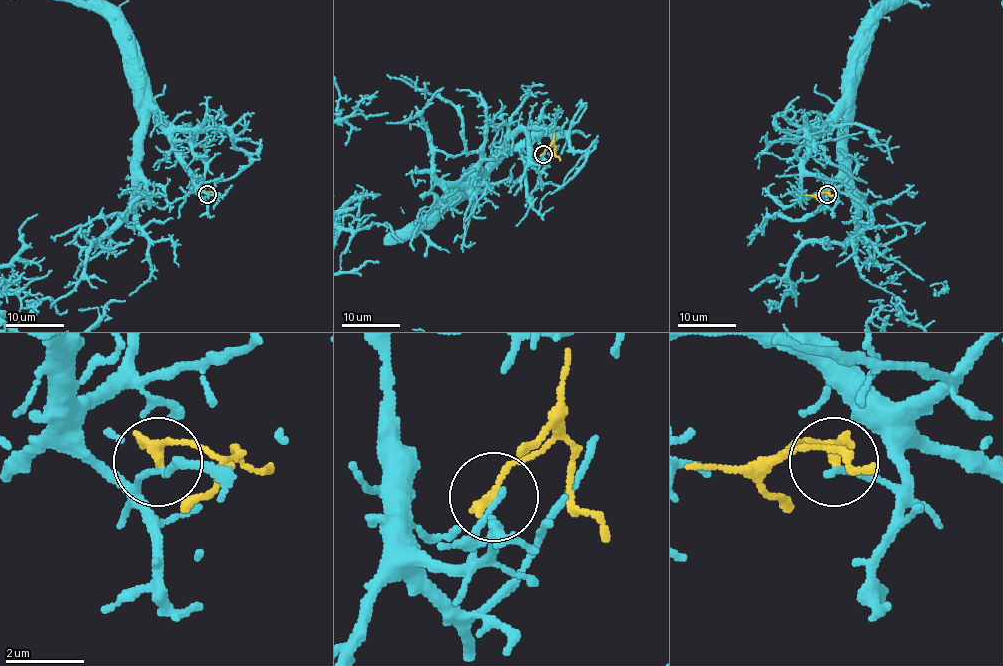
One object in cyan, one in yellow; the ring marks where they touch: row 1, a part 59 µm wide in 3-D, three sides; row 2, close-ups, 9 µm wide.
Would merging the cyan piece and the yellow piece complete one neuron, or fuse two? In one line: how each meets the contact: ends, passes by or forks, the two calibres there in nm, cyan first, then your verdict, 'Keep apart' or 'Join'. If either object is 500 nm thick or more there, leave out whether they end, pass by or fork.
At the ring cyan ends. At the ring yellow ends. Thickness 140 nm (cyan) against 320 nm. Keep apart

